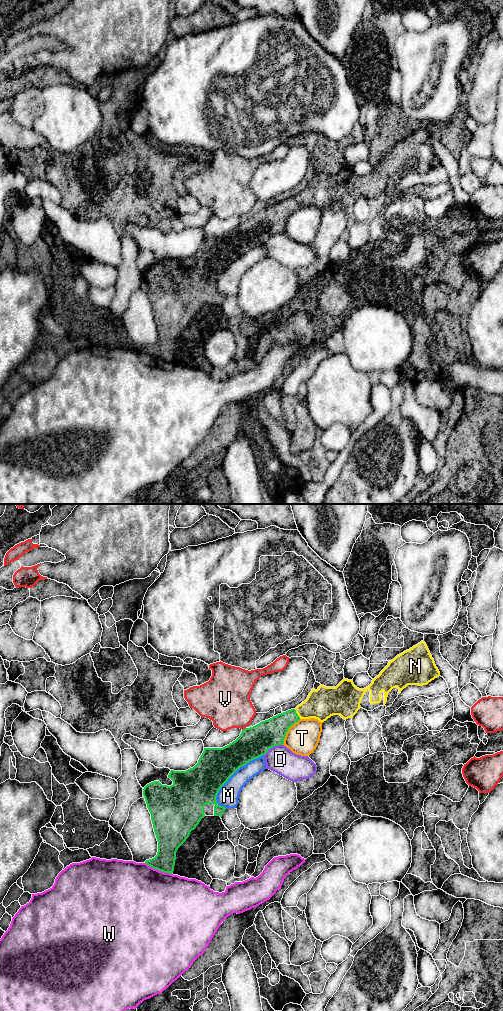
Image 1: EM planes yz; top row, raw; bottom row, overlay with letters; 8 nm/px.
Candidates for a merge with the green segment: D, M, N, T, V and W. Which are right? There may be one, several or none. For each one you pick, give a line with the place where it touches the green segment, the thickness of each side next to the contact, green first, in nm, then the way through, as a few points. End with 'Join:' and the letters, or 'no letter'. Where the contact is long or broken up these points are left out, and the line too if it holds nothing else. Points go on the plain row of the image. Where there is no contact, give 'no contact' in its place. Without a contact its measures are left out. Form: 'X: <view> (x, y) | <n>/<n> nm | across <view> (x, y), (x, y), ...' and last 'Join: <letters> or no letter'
N: yz (297, 202) | 220/240 nm | across yz (272, 220), (283, 209), (297, 202), (321, 192)
Join: N

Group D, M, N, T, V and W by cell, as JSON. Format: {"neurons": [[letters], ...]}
{"neurons": [["D"], ["M"], ["N"], ["T"], ["V"], ["W"]]}

